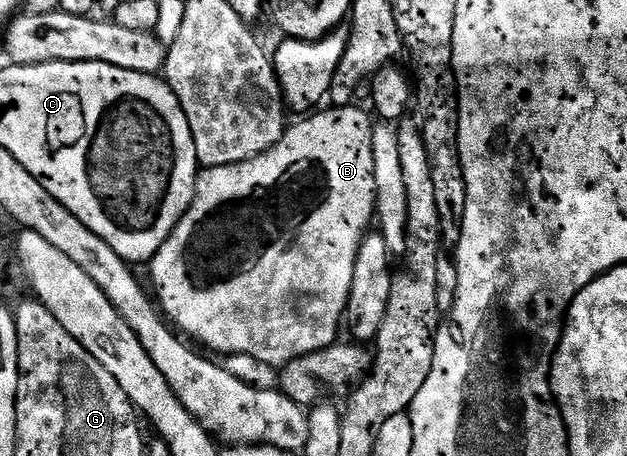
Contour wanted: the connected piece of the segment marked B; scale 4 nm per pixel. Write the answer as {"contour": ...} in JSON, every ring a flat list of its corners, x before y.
{"contour":[[355,104,320,109,304,117,304,122,299,122,296,126,295,123,288,125,283,131,283,139,263,154,250,158,248,162,208,166,200,173,195,181,195,195,190,208,149,263,151,282,155,285,154,297,157,302,159,297,158,305,162,313,188,339,196,338,201,345,208,346,211,350,220,350,223,354,244,354,255,362,264,362,265,365,276,368,282,368,294,358,315,353,337,342,340,337,339,330,341,334,341,323,347,312,349,292,353,288,353,264,357,264,357,248,361,246,363,237,372,229,375,218,375,177,371,139,373,121,371,122,372,115,367,115,365,111,367,110]]}

